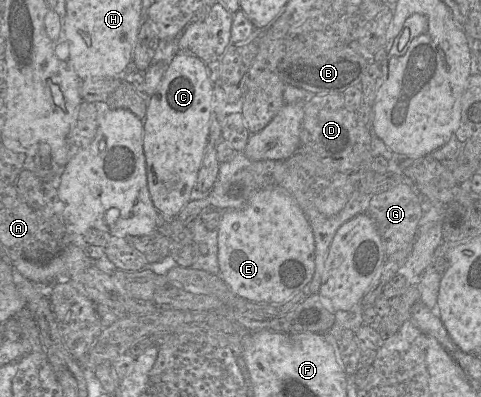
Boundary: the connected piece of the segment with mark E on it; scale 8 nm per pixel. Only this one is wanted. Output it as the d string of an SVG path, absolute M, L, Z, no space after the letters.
M267 186L241 207L221 211L219 275L232 292L253 303L281 304L311 281L315 270L313 231L304 211L285 189Z

